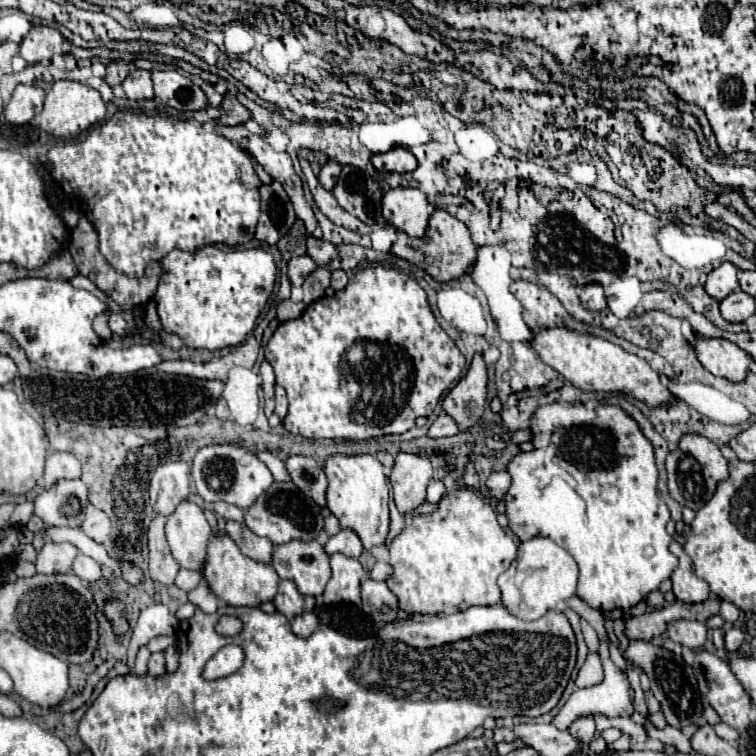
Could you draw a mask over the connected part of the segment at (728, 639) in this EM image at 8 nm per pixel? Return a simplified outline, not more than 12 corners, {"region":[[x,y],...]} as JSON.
{"region":[[729,630],[725,634],[727,650],[737,650],[745,638],[743,630]]}

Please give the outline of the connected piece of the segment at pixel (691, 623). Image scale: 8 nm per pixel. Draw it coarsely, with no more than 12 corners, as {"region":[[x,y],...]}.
{"region":[[673,620],[667,636],[681,646],[701,648],[707,626],[697,620]]}

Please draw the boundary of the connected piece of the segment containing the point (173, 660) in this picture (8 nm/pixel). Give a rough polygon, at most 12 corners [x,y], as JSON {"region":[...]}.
{"region":[[175,646],[165,650],[167,672],[177,672],[179,652]]}

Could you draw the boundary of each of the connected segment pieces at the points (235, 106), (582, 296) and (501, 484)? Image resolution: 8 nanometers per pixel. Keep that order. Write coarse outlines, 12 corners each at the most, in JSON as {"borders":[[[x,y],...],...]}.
{"borders":[[[231,94],[223,96],[219,124],[237,126],[249,120],[249,110]],[[599,284],[579,288],[587,310],[607,308],[605,290]],[[505,470],[493,472],[487,488],[499,500],[511,486],[511,476]]]}

